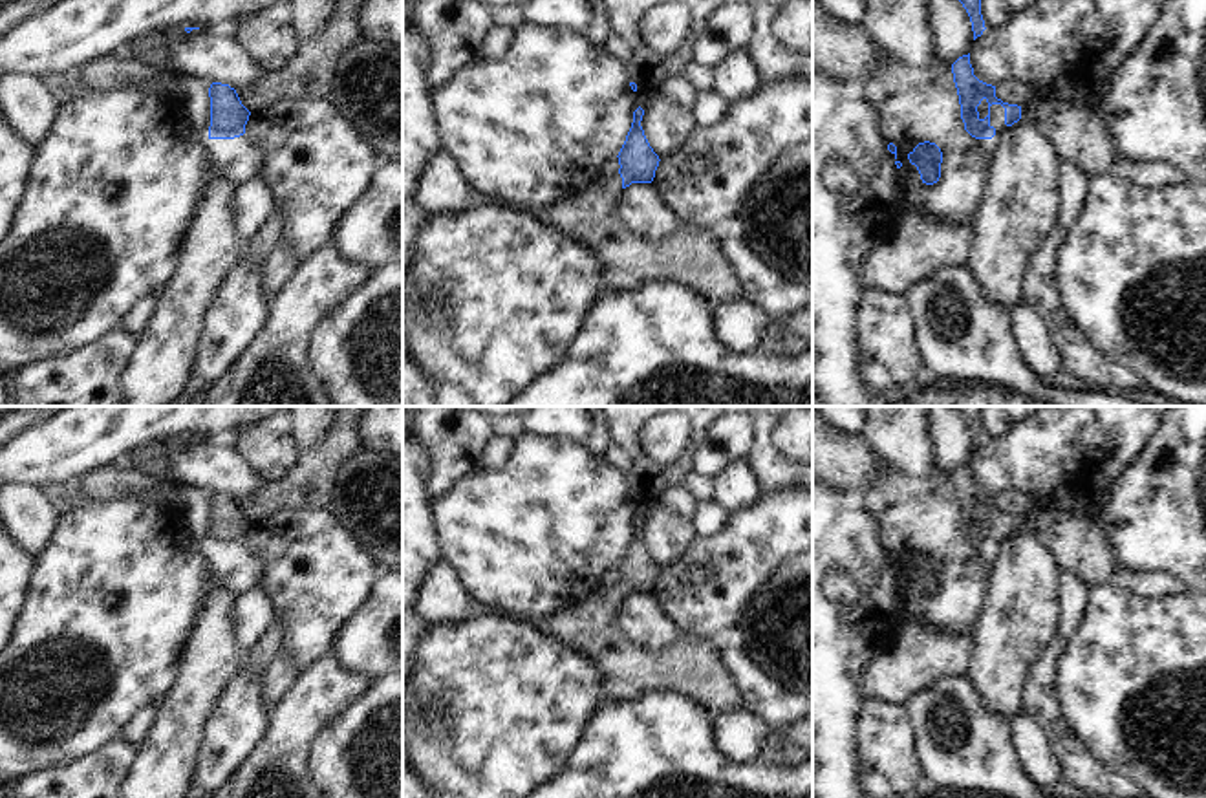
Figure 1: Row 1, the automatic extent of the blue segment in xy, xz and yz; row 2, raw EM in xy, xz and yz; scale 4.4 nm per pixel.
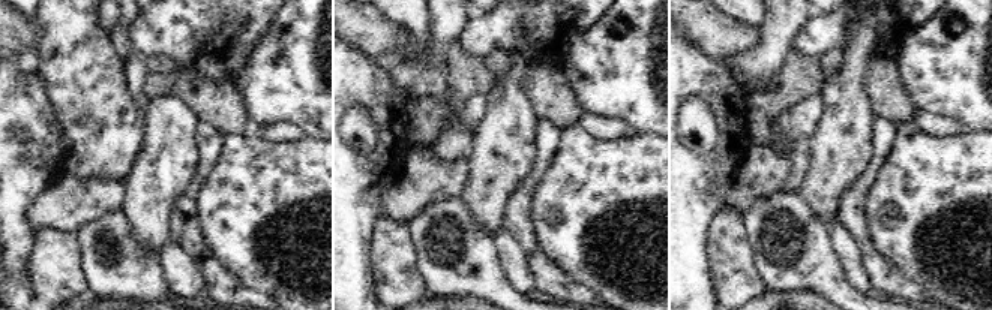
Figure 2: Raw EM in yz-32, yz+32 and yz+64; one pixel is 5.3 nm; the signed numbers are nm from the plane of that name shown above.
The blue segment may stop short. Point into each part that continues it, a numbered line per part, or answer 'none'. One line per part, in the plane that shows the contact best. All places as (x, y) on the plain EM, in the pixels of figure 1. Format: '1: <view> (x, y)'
1: yz (996, 520)

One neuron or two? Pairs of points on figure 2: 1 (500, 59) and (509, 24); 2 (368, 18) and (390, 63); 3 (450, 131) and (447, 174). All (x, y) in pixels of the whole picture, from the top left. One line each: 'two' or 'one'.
1: two
2: two
3: two

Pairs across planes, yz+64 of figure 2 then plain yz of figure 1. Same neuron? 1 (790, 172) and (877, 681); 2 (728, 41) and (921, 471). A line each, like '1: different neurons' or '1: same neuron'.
1: same neuron
2: different neurons

